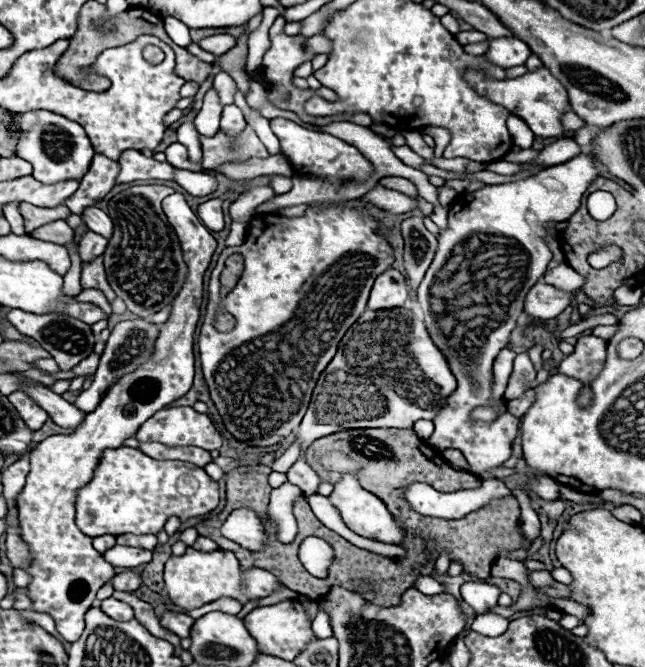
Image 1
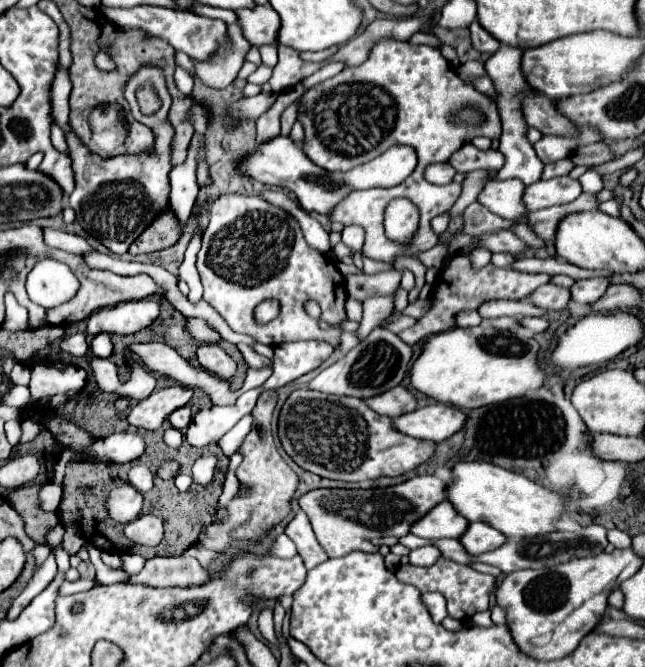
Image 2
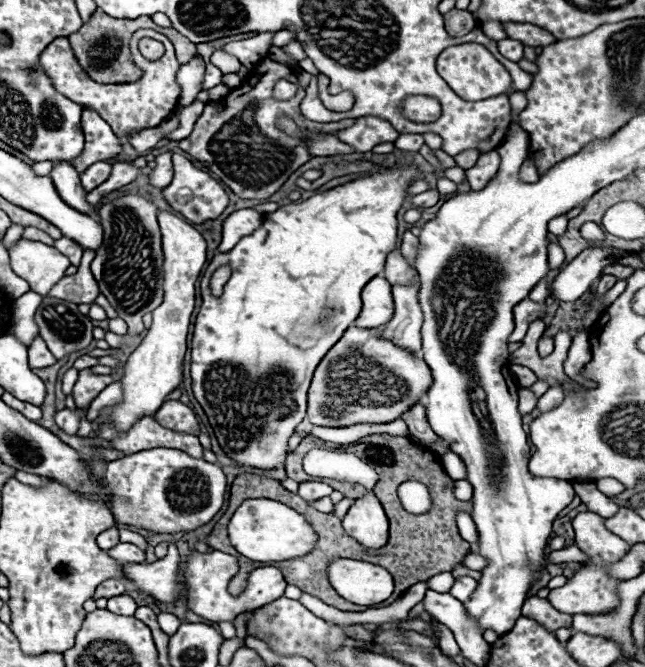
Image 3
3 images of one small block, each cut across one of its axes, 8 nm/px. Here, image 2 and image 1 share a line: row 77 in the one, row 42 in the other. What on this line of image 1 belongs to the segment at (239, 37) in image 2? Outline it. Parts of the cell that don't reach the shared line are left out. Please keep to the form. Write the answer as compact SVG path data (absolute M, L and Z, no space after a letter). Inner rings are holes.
M216 34L216 36L206 36L198 42L200 48L204 48L206 52L212 52L212 54L224 54L226 50L234 48L236 46L236 38L230 36L230 34Z

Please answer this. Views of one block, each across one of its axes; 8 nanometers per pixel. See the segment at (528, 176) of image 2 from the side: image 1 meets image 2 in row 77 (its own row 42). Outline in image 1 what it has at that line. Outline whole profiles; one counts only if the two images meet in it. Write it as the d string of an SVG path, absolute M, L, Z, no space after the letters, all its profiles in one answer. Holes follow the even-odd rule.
M504 36L504 38L490 38L486 58L494 66L512 68L512 66L526 64L530 54L532 54L532 50L524 42L520 42L514 36Z

